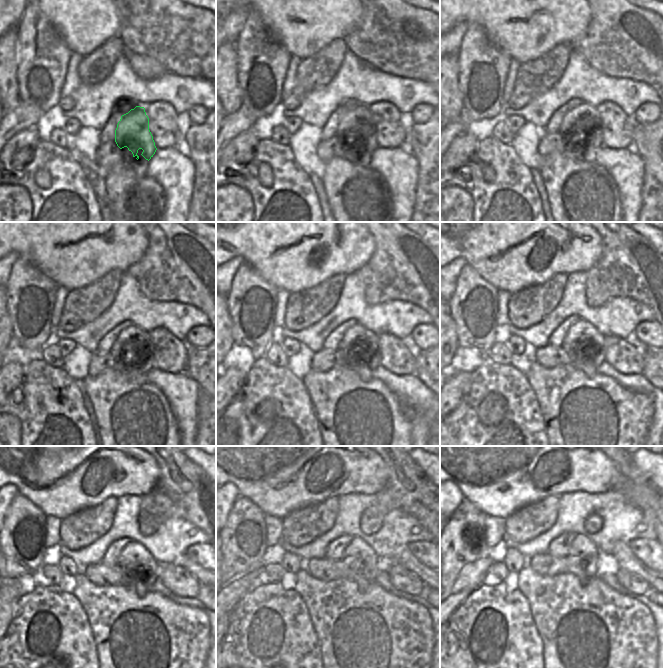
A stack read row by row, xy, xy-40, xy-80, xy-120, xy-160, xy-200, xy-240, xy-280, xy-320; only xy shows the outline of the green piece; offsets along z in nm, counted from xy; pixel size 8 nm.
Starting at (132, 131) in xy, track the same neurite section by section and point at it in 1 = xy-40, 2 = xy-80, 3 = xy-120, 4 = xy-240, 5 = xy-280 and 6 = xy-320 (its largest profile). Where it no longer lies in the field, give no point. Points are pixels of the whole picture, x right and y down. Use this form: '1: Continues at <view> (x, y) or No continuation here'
1: Continues at xy-40 (358, 122)
2: Continues at xy-80 (583, 120)
3: Continues at xy-120 (134, 339)
4: Continues at xy-240 (133, 554)
5: Continues at xy-280 (357, 548)
6: Continues at xy-320 (582, 547).

